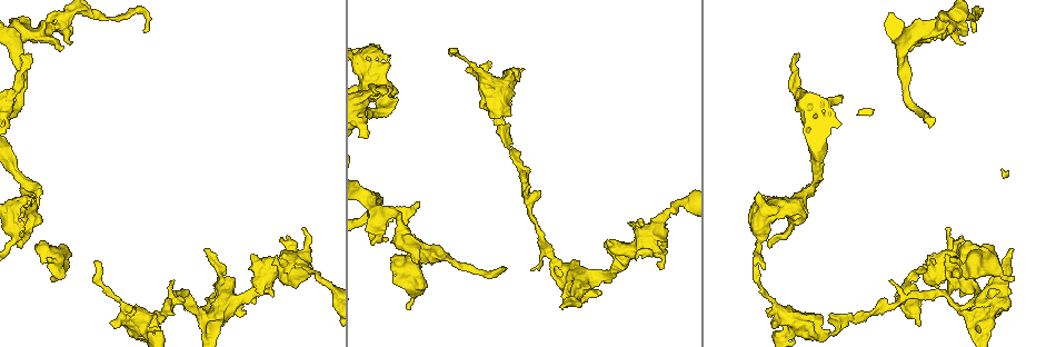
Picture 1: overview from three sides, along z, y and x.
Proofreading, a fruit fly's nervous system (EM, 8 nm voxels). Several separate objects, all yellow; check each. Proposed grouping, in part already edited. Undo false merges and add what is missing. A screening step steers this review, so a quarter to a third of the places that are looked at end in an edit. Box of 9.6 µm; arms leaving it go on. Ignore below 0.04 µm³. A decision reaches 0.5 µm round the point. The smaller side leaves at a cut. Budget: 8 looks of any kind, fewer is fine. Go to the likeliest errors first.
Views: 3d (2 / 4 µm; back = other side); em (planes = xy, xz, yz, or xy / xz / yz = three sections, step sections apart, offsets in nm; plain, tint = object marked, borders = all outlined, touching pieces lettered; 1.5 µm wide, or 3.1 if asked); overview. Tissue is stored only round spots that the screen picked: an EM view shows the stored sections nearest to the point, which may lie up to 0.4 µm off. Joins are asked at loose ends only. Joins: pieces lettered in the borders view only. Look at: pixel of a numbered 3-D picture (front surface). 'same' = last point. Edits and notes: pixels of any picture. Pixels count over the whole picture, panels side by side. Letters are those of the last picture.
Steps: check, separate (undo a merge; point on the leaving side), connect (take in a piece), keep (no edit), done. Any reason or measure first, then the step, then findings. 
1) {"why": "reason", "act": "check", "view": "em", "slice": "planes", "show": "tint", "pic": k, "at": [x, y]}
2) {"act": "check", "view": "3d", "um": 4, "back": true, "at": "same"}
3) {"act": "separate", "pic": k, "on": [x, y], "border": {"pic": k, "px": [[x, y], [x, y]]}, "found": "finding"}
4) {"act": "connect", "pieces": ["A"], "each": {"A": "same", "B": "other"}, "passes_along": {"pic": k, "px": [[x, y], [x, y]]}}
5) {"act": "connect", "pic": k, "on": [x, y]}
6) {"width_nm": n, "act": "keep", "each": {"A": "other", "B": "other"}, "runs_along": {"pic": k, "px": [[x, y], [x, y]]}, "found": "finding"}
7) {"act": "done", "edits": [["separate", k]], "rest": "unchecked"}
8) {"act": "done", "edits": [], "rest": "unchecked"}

{"why": "free end", "act": "check", "view": "em", "slice": "planes", "show": "borders", "pic": 1, "at": [387, 239]}

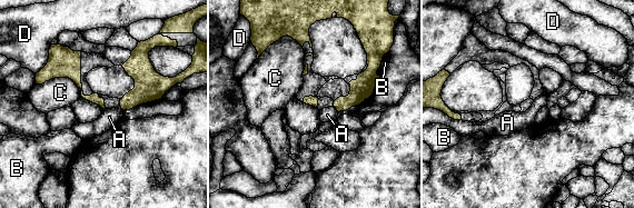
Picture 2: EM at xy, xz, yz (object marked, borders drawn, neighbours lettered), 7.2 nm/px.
{"act": "keep", "each": {"A": "other", "B": "other", "C": "other", "D": "other"}, "found": "no lettered piece goes on from it"}

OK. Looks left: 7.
{"why": "free end", "act": "check", "view": "3d", "um": 2, "pic": 1, "at": [502, 269]}

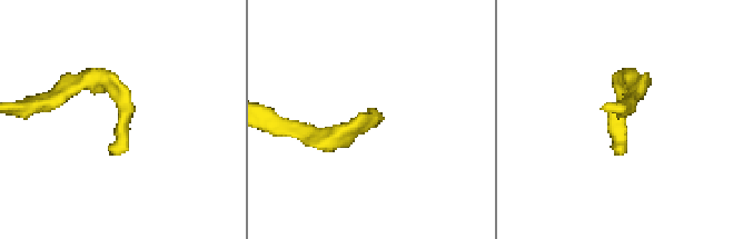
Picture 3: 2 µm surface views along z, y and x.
{"why": "need the tissue", "act": "check", "view": "em", "slice": "yz", "step": 8, "show": "tint", "pic": 3, "at": [111, 153]}

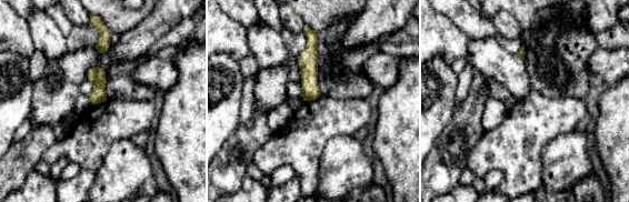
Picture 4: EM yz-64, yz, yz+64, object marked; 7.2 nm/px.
{"why": "another direction", "act": "check", "view": "em", "slice": "xz", "step": 8, "show": "borders", "at": "same"}

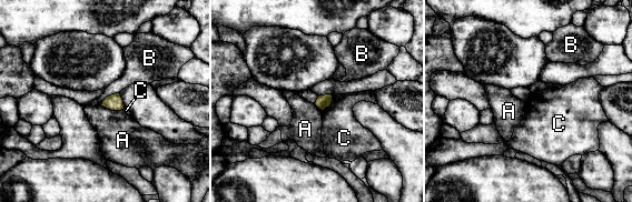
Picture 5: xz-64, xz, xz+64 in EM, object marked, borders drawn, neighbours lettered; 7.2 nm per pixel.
{"width_nm": 100, "act": "keep", "each": {"A": "other", "B": "other", "C": "other"}, "border": {"pic": 5, "px": [[333, 96], [333, 101], [323, 111]]}, "found": "none of them fits"}

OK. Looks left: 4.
{"why": "free end", "act": "check", "view": "em", "slice": "xy", "step": 8, "show": "borders", "pic": 1, "at": [37, 249]}

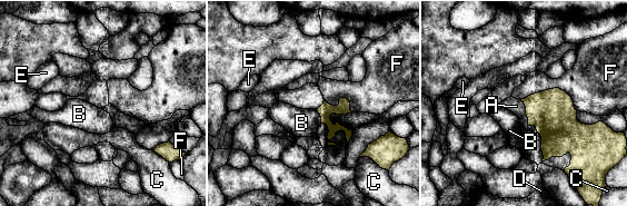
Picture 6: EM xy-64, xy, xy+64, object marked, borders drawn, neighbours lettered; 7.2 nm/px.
{"why": "another direction", "act": "check", "view": "em", "slice": "planes", "show": "borders", "at": "same"}

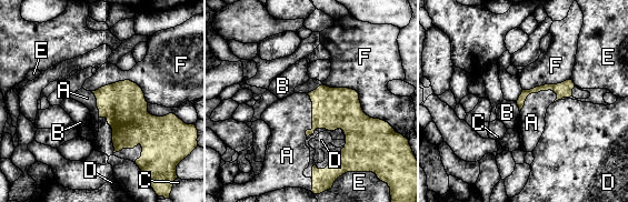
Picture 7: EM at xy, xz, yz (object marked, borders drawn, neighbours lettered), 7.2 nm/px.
{"act": "connect", "pieces": ["A"], "each": {"A": "same", "B": "other", "C": "other", "D": "other", "E": "other", "F": "other"}, "found": "the cell continues"}

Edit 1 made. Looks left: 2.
{"act": "done", "edits": [["connect", 7]], "rest": "unchecked"}

